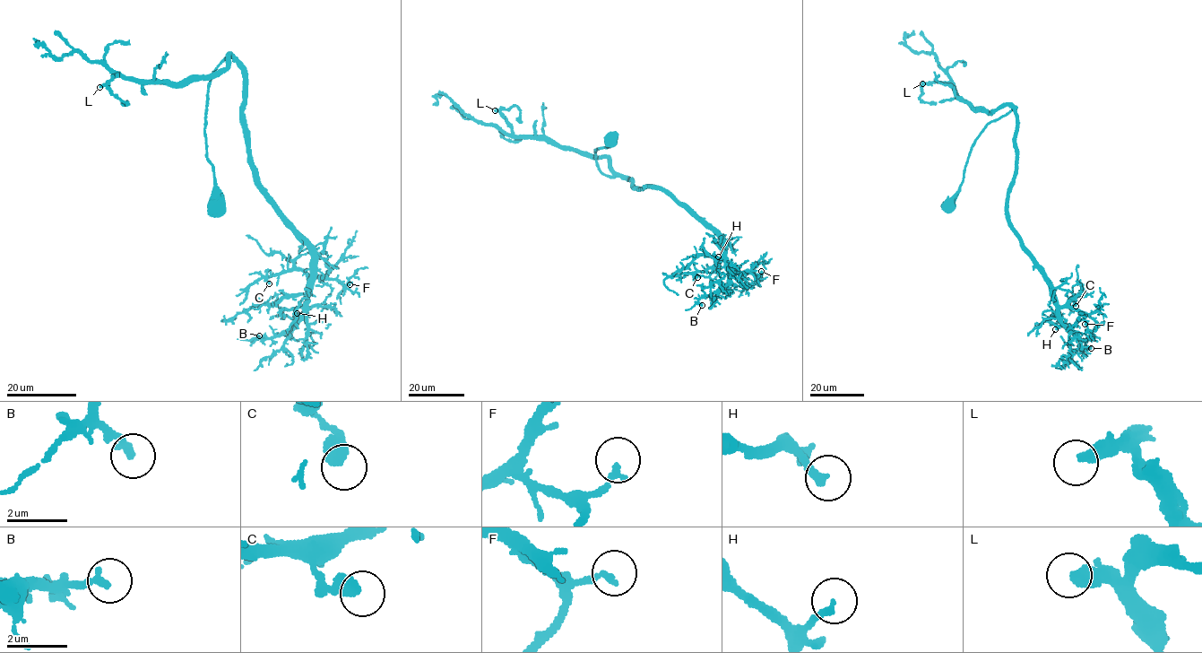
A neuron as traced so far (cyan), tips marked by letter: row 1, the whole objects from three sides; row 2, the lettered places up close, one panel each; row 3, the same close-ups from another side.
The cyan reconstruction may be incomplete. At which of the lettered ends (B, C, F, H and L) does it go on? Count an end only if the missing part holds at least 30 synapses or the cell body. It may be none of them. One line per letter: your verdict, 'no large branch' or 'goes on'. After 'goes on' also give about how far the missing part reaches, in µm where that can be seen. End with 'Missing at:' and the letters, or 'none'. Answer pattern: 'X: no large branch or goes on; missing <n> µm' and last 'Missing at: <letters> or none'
B: no large branch
C: no large branch
F: no large branch
H: no large branch
L: goes on; missing 15 µm
Missing at: L

